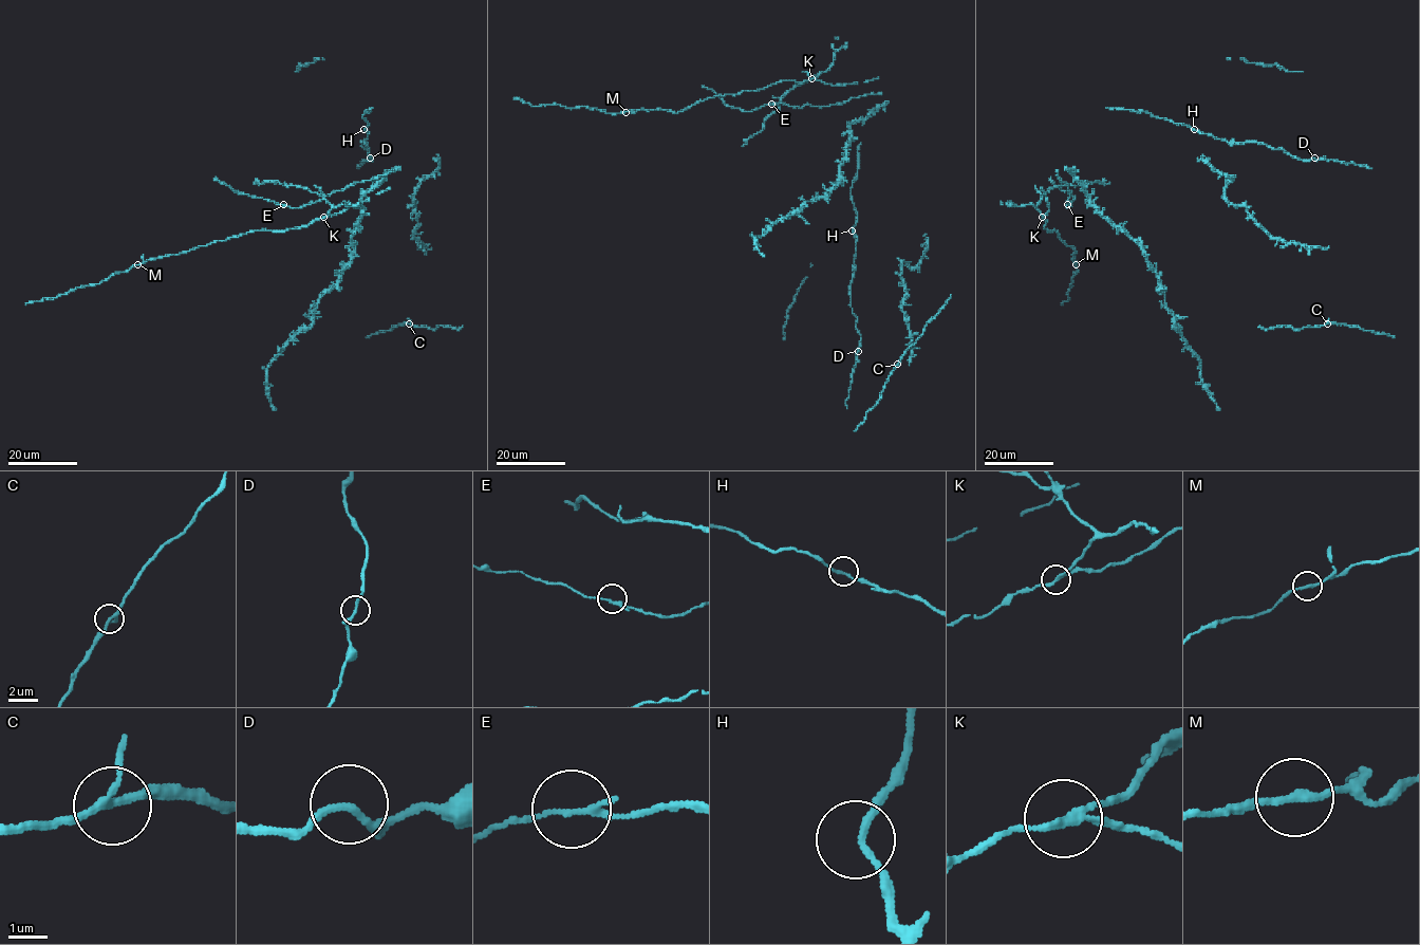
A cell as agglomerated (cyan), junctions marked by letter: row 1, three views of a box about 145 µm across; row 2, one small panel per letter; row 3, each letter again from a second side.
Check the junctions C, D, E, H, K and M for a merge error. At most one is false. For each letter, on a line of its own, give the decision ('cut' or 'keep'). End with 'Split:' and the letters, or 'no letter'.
C: keep
D: keep
E: keep
H: keep
K: cut
M: keep
Split: K

